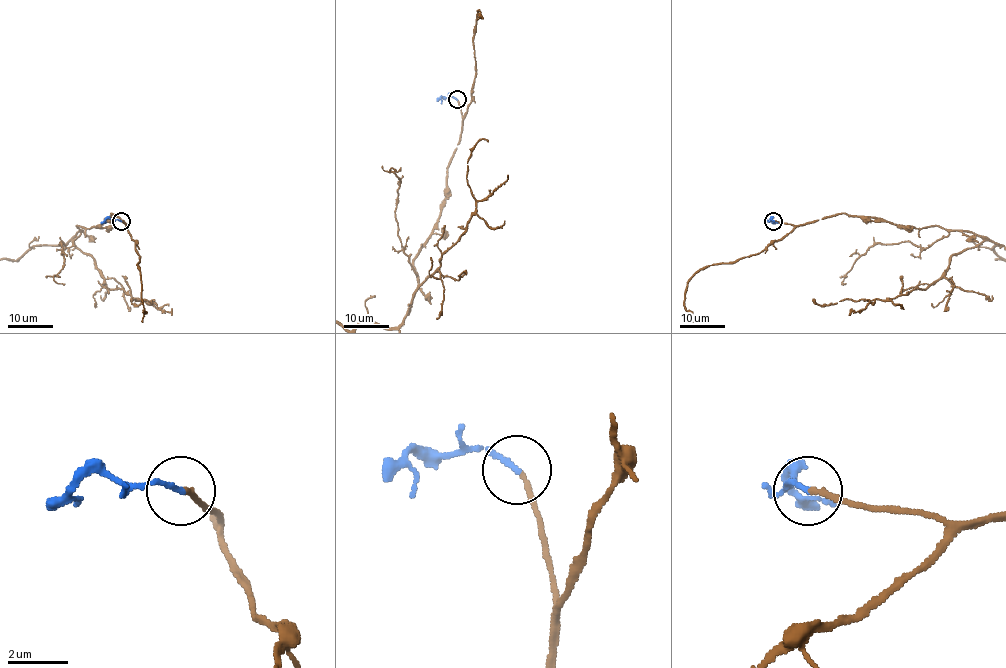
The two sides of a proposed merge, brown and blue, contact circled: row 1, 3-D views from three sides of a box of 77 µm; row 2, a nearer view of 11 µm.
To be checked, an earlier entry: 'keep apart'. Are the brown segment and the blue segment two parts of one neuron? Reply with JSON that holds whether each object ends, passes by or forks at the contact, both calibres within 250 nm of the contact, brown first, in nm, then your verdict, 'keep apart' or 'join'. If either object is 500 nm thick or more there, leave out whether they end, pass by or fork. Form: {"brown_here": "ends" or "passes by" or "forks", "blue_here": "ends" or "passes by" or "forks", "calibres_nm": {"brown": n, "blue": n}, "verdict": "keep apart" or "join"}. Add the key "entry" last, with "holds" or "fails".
{"brown_here": "ends", "blue_here": "ends", "calibres_nm": {"brown": 150, "blue": 170}, "verdict": "join", "entry": "fails"}

